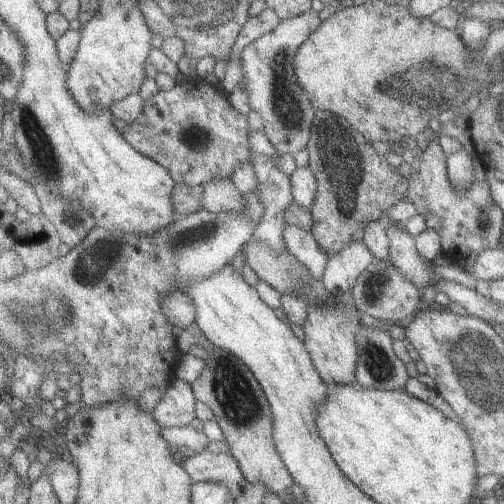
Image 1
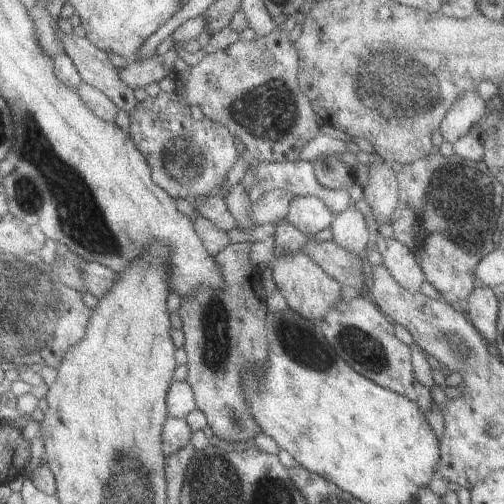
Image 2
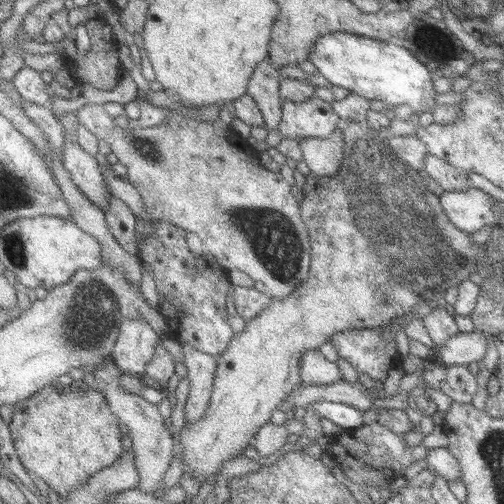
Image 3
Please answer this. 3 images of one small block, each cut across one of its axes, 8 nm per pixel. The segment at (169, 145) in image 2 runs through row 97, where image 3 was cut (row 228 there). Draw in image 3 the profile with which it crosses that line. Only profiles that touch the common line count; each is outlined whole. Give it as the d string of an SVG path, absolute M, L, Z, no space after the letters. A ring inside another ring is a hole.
M157 222L155 226L155 234L149 234L145 242L139 242L139 258L145 270L155 278L161 302L159 310L171 326L173 338L183 338L183 342L211 356L227 352L235 338L235 328L227 322L227 292L229 288L235 288L229 282L227 270L205 252L201 256L193 254L187 246L187 232L183 228L163 222Z

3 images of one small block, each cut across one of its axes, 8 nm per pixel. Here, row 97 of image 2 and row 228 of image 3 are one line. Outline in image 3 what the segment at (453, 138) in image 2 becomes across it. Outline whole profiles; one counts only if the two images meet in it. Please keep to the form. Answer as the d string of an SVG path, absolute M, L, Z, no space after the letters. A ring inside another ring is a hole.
M469 188L465 192L445 192L443 194L443 208L451 222L475 234L483 226L497 226L497 212L495 212L495 198L481 188Z

